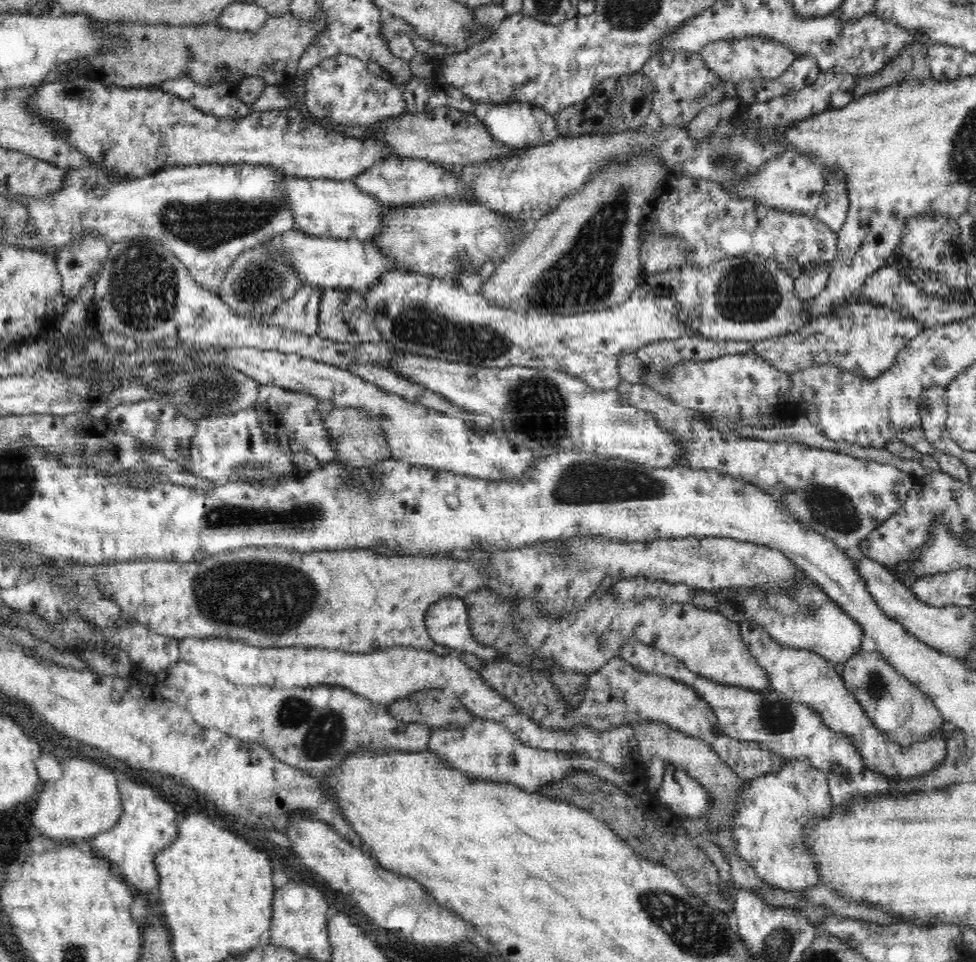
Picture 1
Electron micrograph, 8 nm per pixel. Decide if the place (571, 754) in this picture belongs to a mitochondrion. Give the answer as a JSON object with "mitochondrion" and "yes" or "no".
{"mitochondrion":"no"}

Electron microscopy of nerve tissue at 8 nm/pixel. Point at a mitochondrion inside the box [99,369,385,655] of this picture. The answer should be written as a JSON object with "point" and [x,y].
{"point":[272,599]}

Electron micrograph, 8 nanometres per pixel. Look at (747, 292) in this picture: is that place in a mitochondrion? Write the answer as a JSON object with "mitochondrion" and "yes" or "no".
{"mitochondrion":"yes"}

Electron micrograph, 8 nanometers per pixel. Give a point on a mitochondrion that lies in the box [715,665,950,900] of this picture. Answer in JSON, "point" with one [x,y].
{"point":[775,718]}

